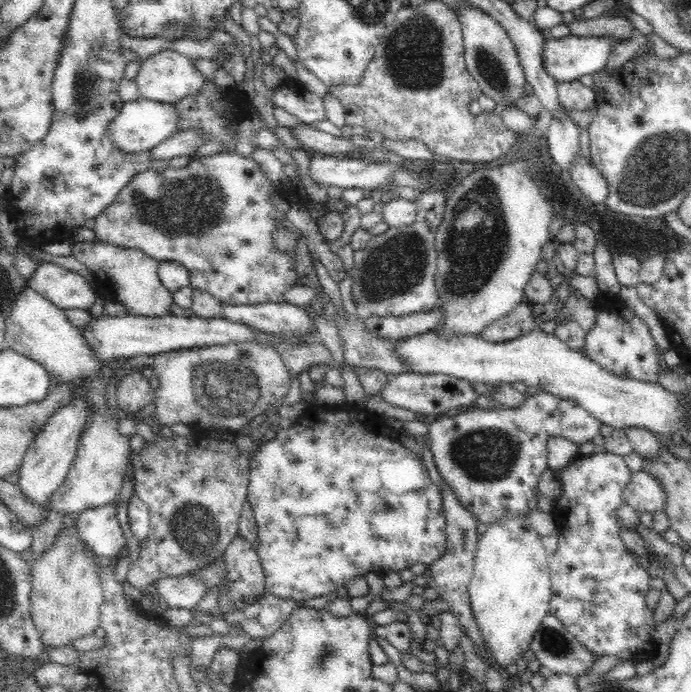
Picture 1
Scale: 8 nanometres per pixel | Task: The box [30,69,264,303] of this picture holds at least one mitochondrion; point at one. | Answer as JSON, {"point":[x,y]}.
{"point":[188,208]}

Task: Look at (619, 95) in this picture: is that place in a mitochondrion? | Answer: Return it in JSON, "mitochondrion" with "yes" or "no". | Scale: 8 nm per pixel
{"mitochondrion":"no"}

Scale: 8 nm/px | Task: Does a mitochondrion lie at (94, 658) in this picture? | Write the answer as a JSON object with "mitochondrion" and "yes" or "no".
{"mitochondrion":"no"}

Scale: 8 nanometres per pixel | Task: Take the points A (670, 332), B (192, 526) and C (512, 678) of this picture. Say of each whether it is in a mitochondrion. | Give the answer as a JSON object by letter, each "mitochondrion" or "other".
{"A":"other","B":"mitochondrion","C":"other"}

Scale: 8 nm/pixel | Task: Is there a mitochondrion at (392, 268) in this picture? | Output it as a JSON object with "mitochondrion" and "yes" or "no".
{"mitochondrion":"yes"}

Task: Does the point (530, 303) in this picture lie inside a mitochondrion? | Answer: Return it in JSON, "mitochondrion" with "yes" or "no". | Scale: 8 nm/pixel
{"mitochondrion":"no"}

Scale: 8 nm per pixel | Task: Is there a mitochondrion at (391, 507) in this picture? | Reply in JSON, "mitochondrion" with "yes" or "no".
{"mitochondrion":"yes"}

